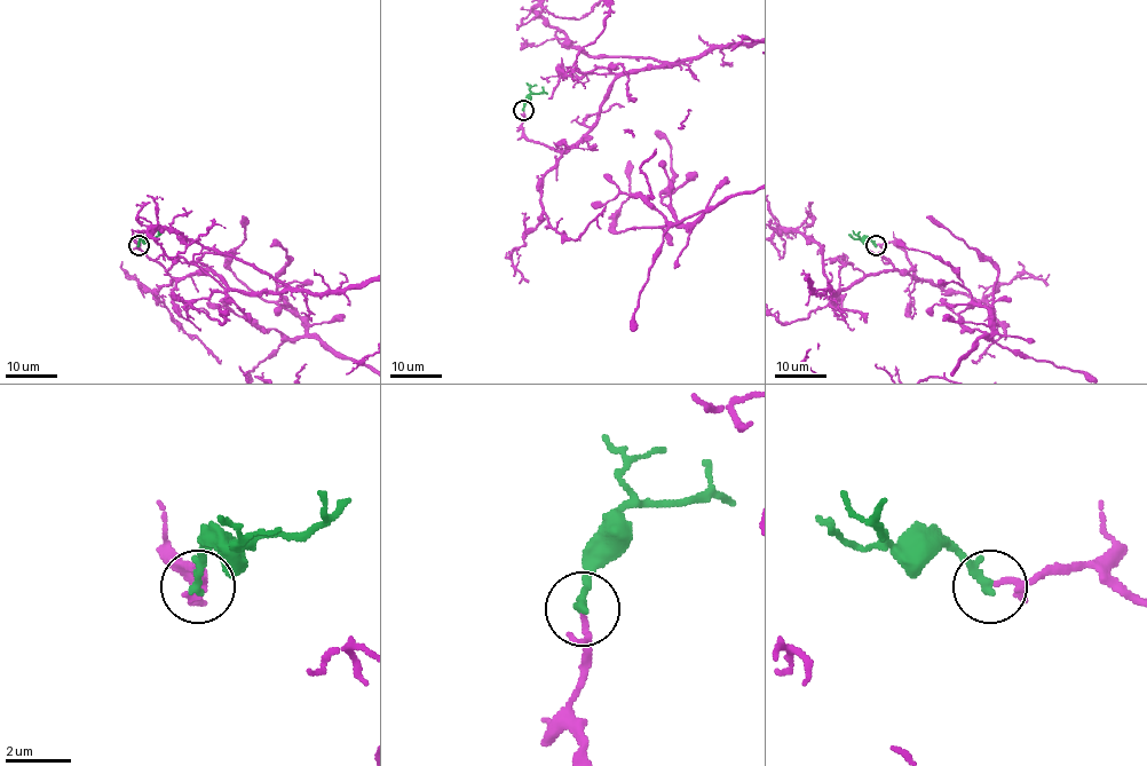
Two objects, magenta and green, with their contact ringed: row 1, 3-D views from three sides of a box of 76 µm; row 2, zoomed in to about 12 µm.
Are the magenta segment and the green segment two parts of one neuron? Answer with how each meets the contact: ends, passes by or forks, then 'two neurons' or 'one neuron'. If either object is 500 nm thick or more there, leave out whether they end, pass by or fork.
magenta passes by; green ends there; one neuron

